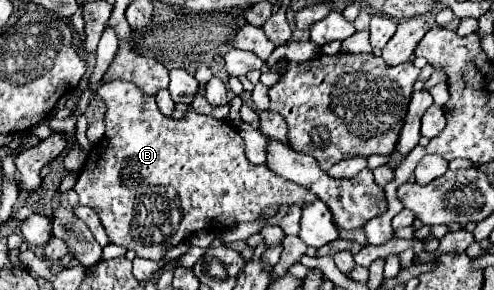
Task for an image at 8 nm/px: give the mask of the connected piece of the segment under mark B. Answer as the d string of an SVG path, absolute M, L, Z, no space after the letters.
M106 82L98 88L98 96L108 106L104 114L106 134L88 154L88 162L80 170L74 188L80 204L96 210L110 242L134 250L140 258L162 260L172 246L190 234L216 228L218 224L230 228L240 222L258 220L268 206L306 206L318 200L316 194L274 174L268 166L254 166L244 154L244 140L238 130L226 120L216 120L194 110L188 110L180 120L172 120L158 110L154 96L142 94L130 82Z

